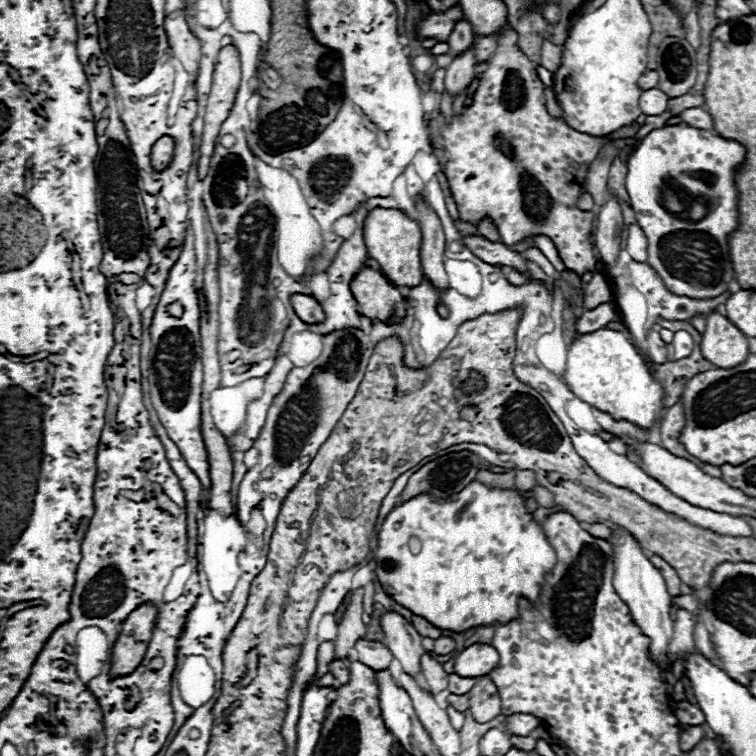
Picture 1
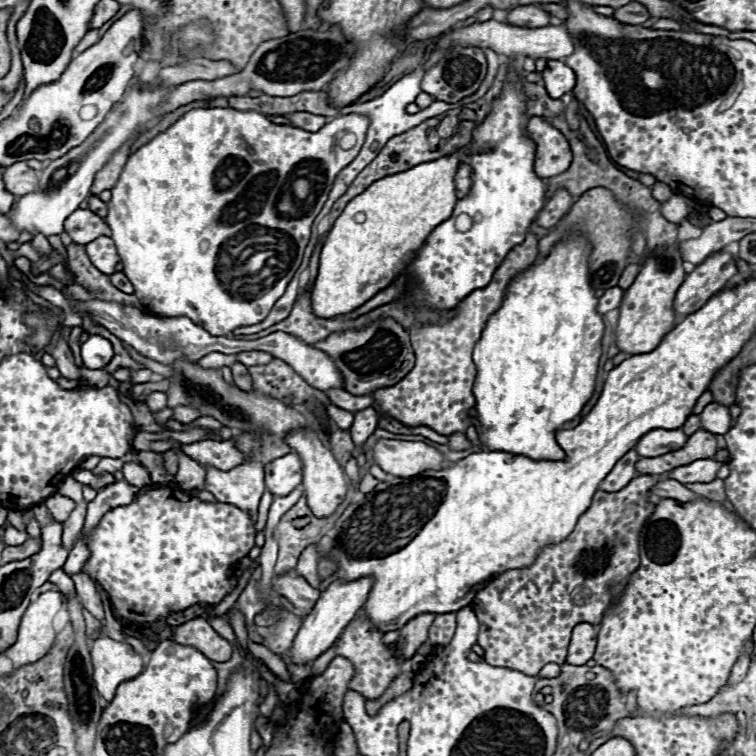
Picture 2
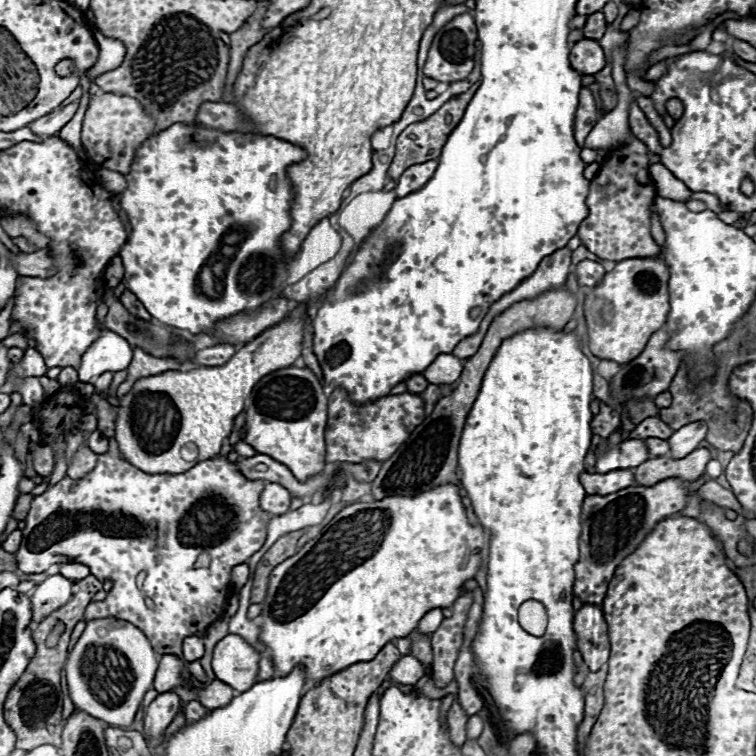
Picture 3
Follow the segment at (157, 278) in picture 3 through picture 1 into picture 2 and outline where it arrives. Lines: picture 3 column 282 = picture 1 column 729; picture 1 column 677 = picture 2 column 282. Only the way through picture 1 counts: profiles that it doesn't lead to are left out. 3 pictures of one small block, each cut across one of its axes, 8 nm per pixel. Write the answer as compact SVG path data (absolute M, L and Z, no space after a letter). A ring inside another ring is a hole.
M194 108L168 130L130 154L112 188L106 224L112 230L112 240L116 242L120 262L124 264L122 272L134 284L134 294L144 308L154 314L188 316L214 336L226 336L238 326L262 322L298 270L310 238L310 226L322 210L336 174L358 156L368 126L368 116L346 114L334 118L318 132L306 132L294 126L274 124L258 112ZM350 132L356 134L356 144L350 150L342 150L338 144L342 136ZM296 168L298 178L312 182L310 194L314 194L314 204L306 216L290 220L276 210L276 202ZM266 250L274 256L266 258L262 270L252 276L238 276L240 266L250 256Z

